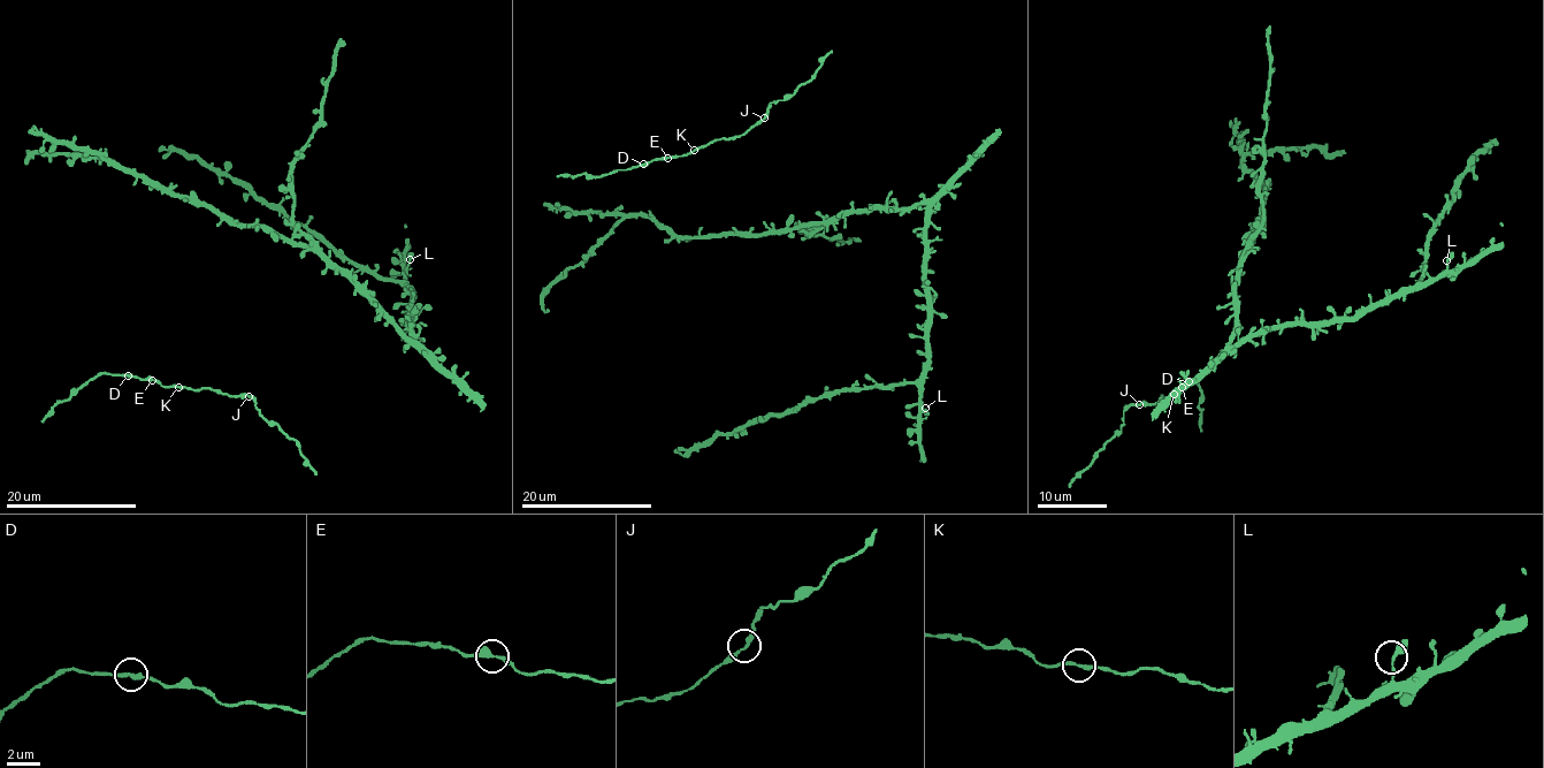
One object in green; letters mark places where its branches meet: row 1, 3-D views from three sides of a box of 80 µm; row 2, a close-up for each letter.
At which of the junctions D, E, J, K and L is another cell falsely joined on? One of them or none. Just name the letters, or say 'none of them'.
none of them

